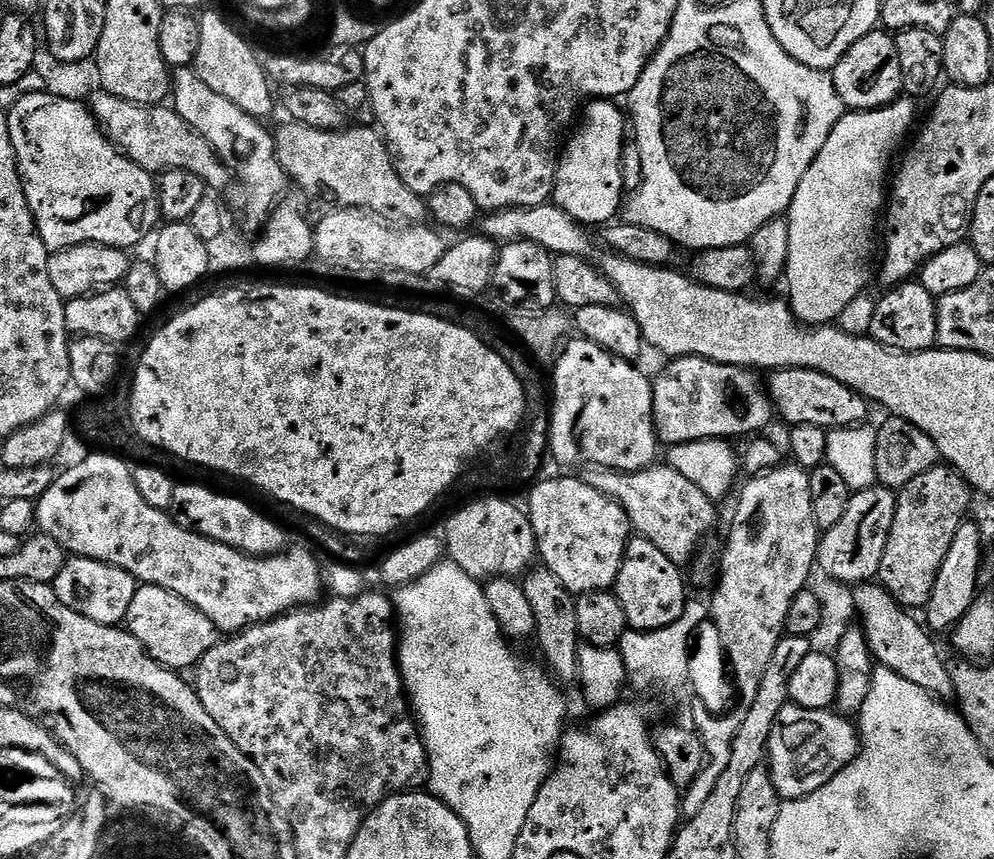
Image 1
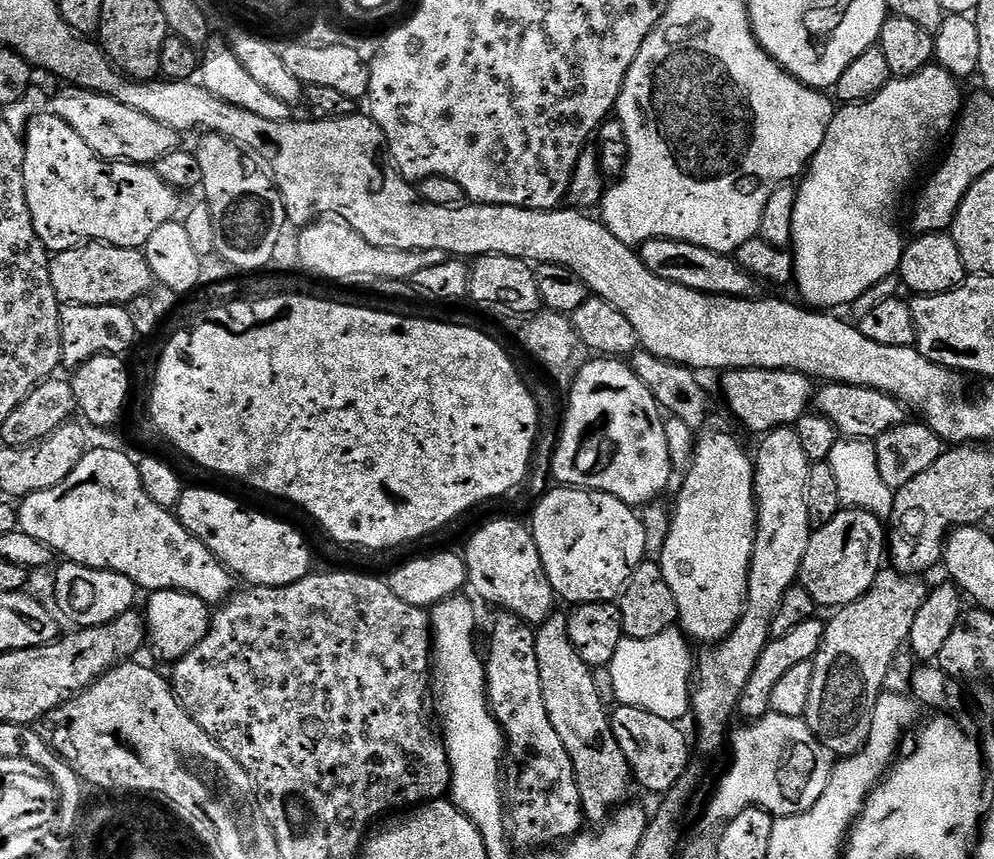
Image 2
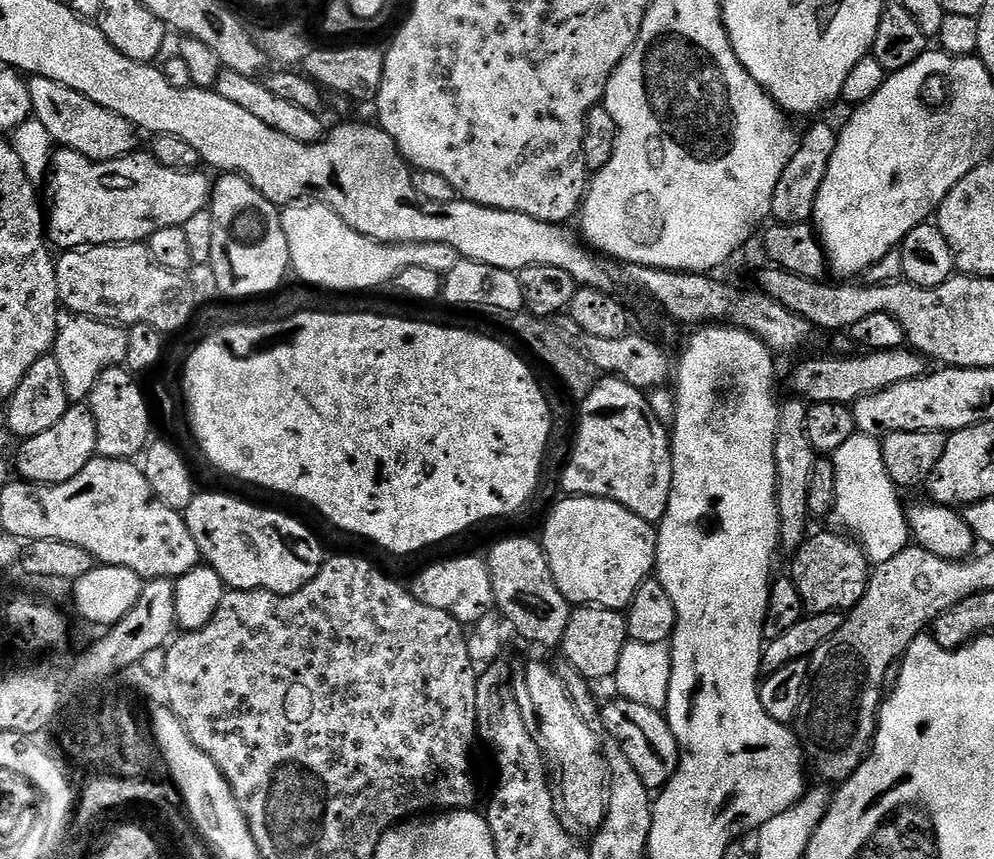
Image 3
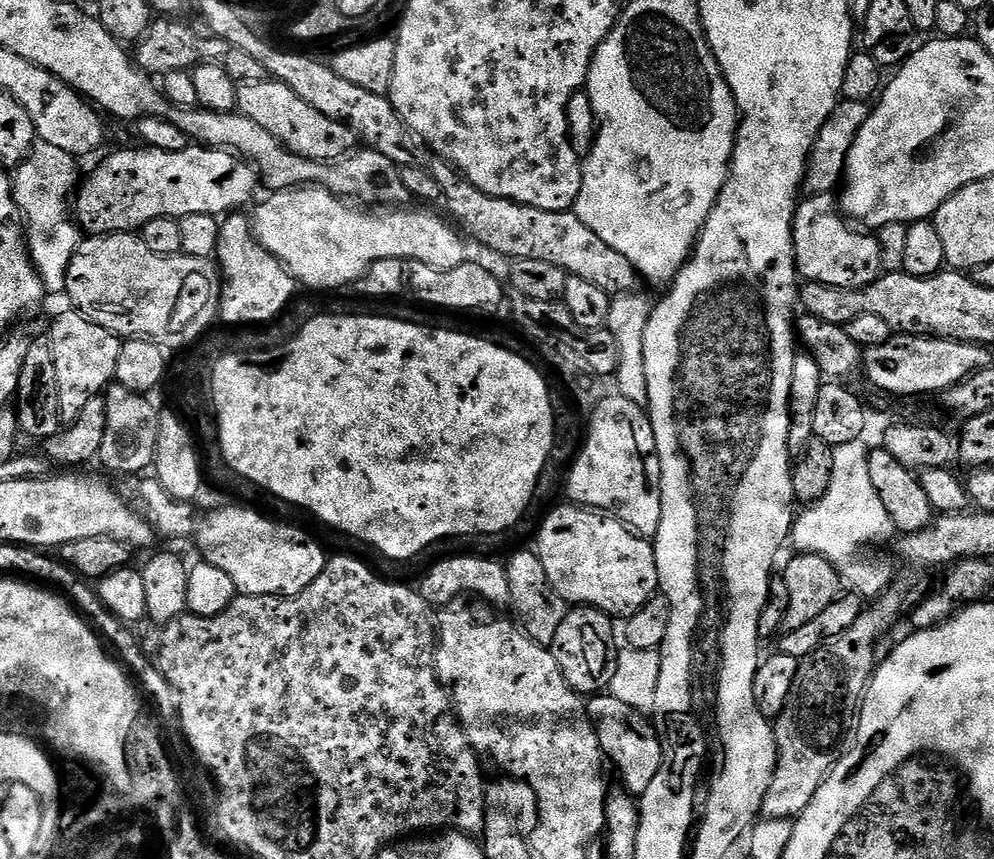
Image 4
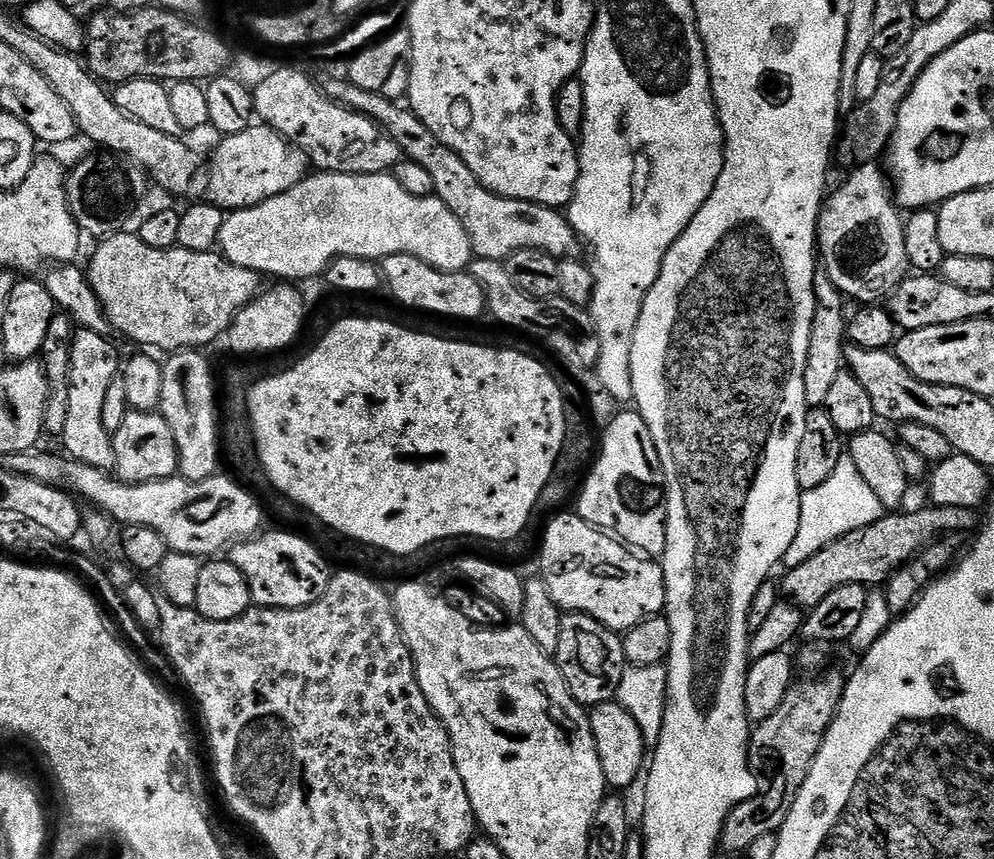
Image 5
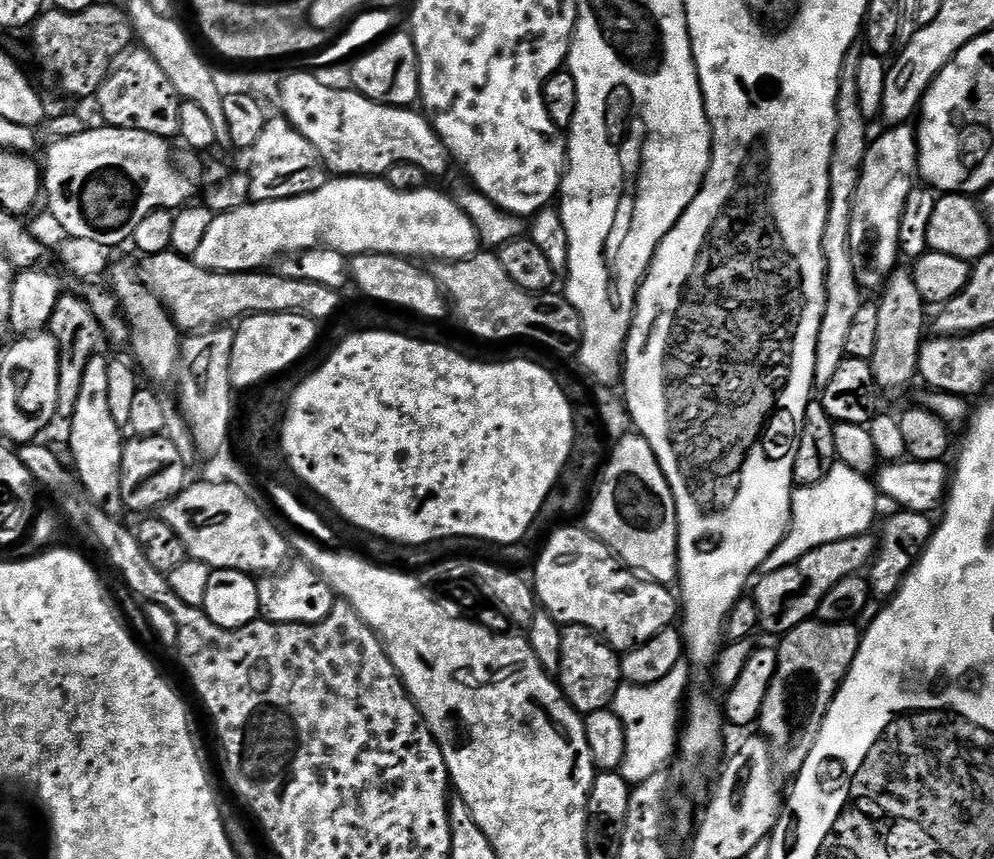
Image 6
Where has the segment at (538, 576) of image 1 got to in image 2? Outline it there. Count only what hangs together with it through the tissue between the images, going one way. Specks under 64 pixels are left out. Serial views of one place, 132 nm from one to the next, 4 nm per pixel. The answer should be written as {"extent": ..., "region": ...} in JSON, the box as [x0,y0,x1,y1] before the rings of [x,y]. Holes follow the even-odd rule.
{"extent":[534,610,634,826],"region":[[[557,610],[546,618],[546,622],[538,625],[534,651],[538,658],[538,675],[542,678],[542,702],[546,702],[546,714],[550,714],[550,722],[554,722],[554,730],[558,730],[558,738],[562,738],[574,762],[584,819],[589,825],[600,826],[625,803],[628,783],[631,785],[634,777],[632,767],[626,762],[626,754],[622,754],[622,746],[618,746],[618,738],[614,738],[610,708],[604,705],[607,704],[605,697],[600,695],[596,685],[596,672],[582,662],[582,654],[578,654],[578,650],[574,650],[574,642],[570,642],[568,618],[567,611]]]}

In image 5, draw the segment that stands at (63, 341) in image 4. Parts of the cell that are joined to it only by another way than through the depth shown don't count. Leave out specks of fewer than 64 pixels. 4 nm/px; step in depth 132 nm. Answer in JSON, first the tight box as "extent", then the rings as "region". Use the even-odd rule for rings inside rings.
{"extent":[62,328,122,470],"region":[[[80,328],[73,331],[68,345],[68,409],[66,430],[62,437],[63,451],[71,459],[105,470],[115,469],[116,459],[111,435],[104,429],[102,410],[106,406],[106,394],[110,394],[110,382],[118,379],[122,372],[122,356],[116,353],[110,341],[108,336],[94,330]]]}

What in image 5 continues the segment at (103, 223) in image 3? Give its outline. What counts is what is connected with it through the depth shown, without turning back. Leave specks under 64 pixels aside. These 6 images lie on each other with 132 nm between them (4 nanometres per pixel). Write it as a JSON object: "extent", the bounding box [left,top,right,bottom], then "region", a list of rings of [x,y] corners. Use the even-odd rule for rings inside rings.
{"extent":[206,122,310,210],"region":[[[263,122],[253,123],[251,128],[247,128],[246,130],[242,130],[238,134],[234,134],[233,136],[224,136],[221,139],[221,144],[217,146],[216,153],[212,156],[212,165],[207,165],[206,174],[208,170],[208,196],[207,199],[211,201],[211,203],[216,204],[219,208],[225,210],[235,210],[237,208],[253,208],[254,206],[258,206],[262,203],[263,200],[269,200],[270,198],[274,198],[278,194],[282,194],[286,190],[290,190],[294,186],[298,186],[298,182],[302,182],[305,176],[309,175],[310,172],[310,161],[307,156],[304,155],[303,152],[300,151],[299,148],[293,148],[291,144],[288,143],[284,137],[279,136],[273,128],[269,128],[267,124]]]}

